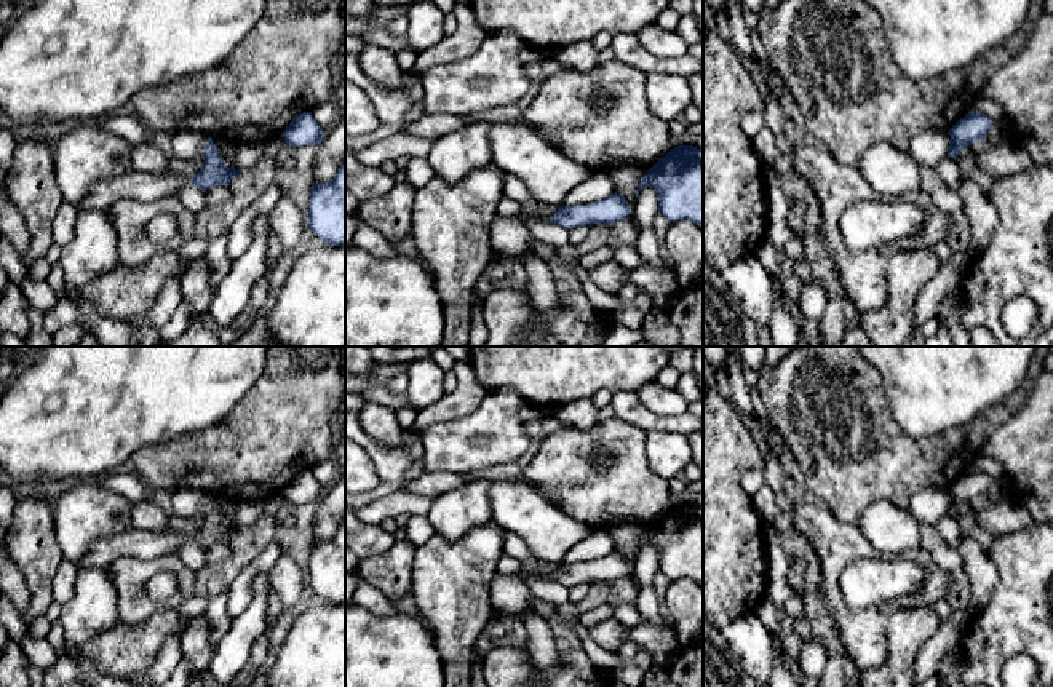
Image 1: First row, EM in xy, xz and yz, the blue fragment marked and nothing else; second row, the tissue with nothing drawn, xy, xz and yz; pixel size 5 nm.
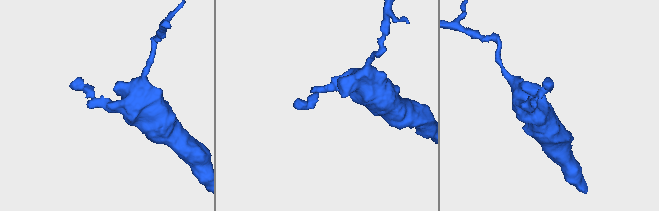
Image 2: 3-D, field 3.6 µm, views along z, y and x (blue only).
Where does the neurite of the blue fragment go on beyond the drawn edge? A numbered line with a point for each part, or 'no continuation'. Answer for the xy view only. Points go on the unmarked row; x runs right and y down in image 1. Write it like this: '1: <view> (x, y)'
1: xy (141, 544)

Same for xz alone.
1: xz (542, 571)

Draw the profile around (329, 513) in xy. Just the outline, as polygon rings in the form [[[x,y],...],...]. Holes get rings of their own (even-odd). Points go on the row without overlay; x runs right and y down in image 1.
[[[345,476],[331,484],[316,503],[313,514],[313,540],[331,540],[345,521]]]

